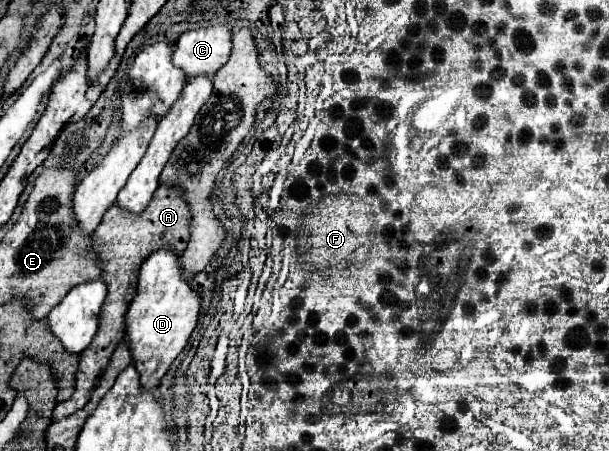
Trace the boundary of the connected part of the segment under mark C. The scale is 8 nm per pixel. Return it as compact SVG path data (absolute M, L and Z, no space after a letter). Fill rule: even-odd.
M210 25L186 31L174 45L174 65L186 71L186 77L216 73L232 51L232 31L226 25Z

